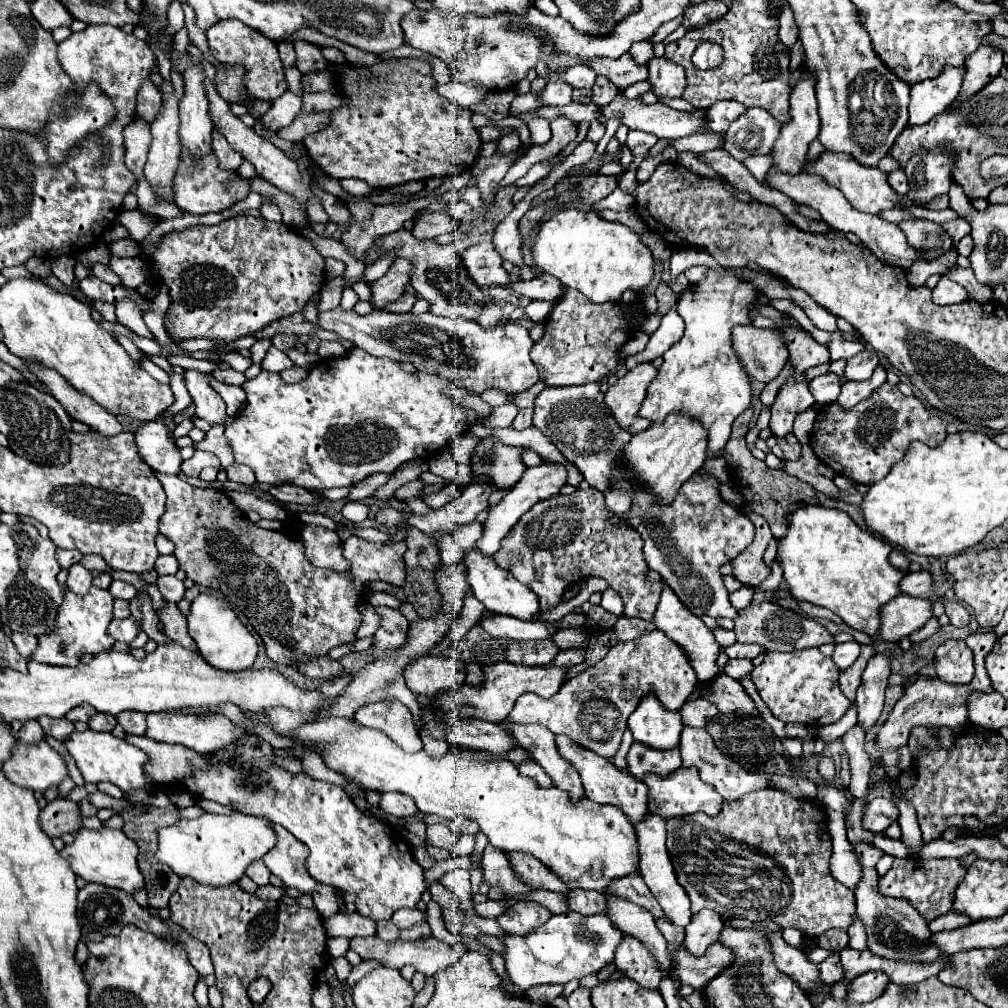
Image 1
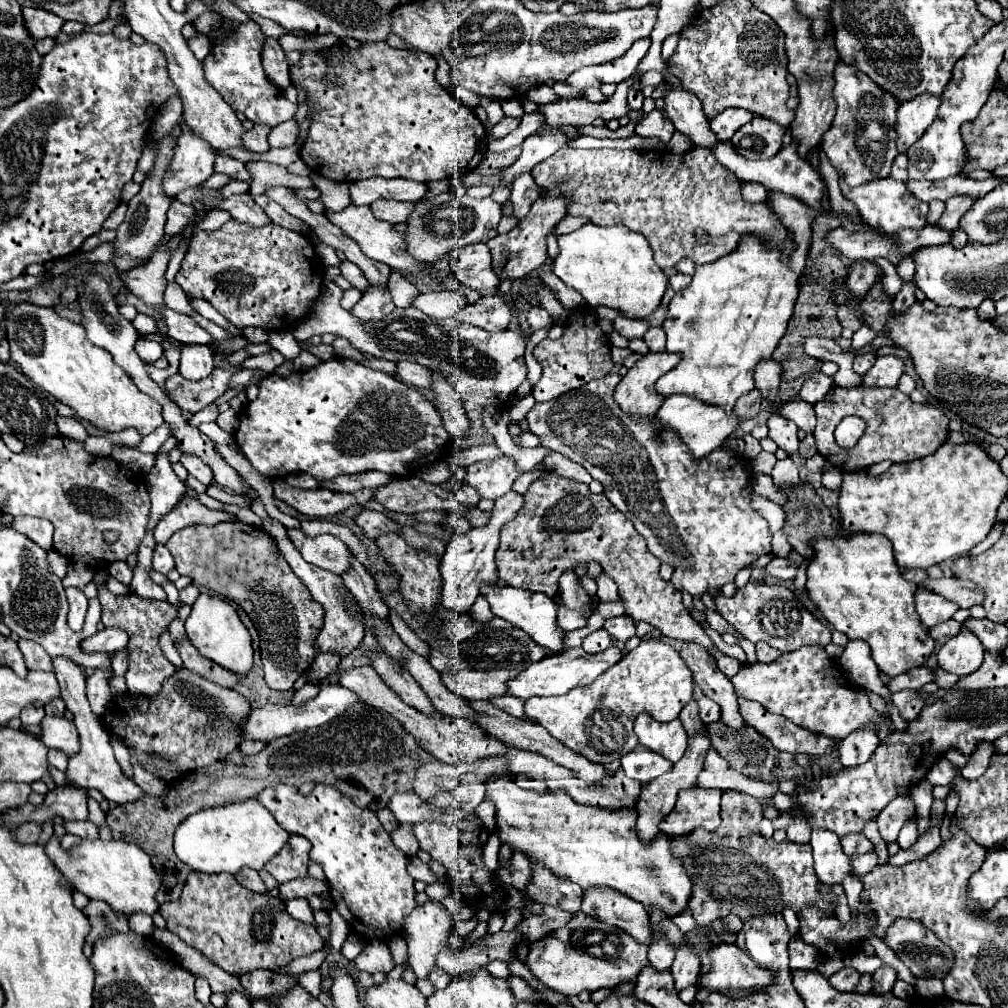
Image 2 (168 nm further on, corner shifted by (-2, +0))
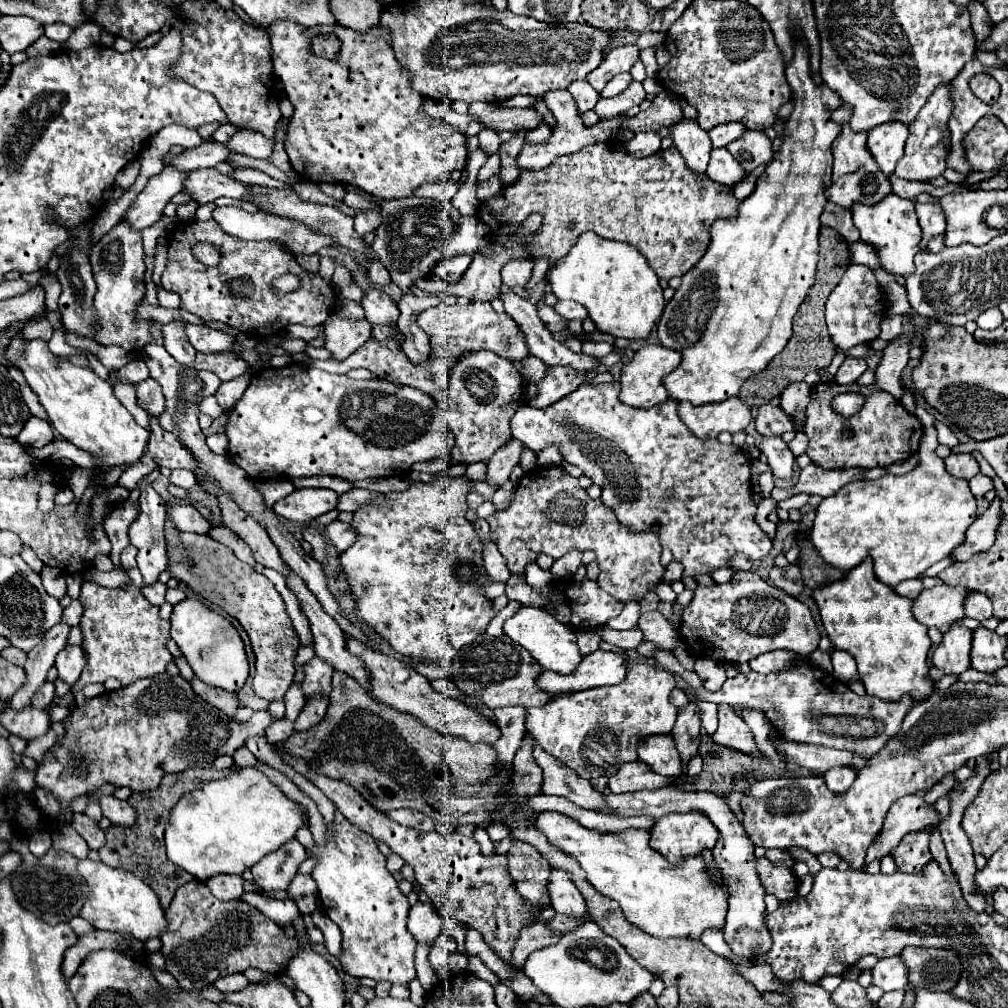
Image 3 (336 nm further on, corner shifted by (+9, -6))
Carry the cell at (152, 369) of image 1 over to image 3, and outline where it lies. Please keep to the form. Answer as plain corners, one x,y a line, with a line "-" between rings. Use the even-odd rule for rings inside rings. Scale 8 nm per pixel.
147,378
137,384
137,404
151,416
157,416
165,408
165,398
159,384
153,378

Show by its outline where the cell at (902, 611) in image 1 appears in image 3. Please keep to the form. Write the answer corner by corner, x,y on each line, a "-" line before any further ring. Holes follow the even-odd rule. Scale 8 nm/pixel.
937,584
931,590
923,590
913,602
913,616
925,624
941,628
943,624
953,624
965,618
965,600
971,594
967,588

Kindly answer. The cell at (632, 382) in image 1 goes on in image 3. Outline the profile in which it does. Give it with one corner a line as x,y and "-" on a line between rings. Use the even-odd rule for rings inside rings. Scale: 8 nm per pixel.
647,344
641,350
635,352
633,360
629,364
623,366
623,374
621,374
621,400
629,406
637,406
637,408
651,408
655,404
661,404
669,398
665,386
663,386
663,378
667,374
671,374
681,362
681,354
669,348
663,348
659,344

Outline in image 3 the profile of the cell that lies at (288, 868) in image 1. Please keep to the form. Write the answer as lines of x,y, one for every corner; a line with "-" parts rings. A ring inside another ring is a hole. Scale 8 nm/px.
289,840
275,852
263,856
259,864
251,866
253,880
265,892
287,890
287,886
297,874
299,864
305,858
307,858
307,850
297,840

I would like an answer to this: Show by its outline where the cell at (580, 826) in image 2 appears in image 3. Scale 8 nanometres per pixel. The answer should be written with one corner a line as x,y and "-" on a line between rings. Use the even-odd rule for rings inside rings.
541,812
537,828
547,840
573,856
587,872
587,880
603,896
619,902
627,920
655,938
701,938
709,928
721,930
727,914
727,888
715,880
699,856
691,856
681,864
671,864
649,846
647,830
623,830
601,834
583,828
575,820
559,812

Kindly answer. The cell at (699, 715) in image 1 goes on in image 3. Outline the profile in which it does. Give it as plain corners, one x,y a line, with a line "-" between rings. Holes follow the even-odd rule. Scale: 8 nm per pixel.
697,702
697,704
699,704
699,710
701,710
703,728
709,736
713,736
715,730
717,730
717,704
713,704
713,702

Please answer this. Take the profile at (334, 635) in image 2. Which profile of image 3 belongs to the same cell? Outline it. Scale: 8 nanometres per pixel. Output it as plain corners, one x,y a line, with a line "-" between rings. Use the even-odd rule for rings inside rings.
313,658
305,666
305,680
301,684
305,700
309,696
313,696
313,694
325,694
327,700
329,700
329,694
331,694
331,674
333,674
333,668
329,664
325,664
319,658

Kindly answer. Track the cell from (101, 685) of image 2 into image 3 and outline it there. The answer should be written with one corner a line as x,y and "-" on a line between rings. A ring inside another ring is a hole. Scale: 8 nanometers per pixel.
91,582
81,584
81,596
79,602
83,604
83,616
81,616
81,634
83,634
83,652
87,652
87,664
81,672
79,682
71,688
73,694
77,694
85,684
105,682
107,678
117,678
123,686
129,686
141,678
151,678
155,674
163,674
165,666
173,660
169,654
165,642
169,640
169,620
159,618
159,606
153,606
143,594
141,588
137,588
133,582
121,588
103,588

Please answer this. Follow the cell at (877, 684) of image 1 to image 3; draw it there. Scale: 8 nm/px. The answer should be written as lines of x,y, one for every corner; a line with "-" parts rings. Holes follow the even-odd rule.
839,766
839,768
831,768
825,772
825,784
829,790
833,790
835,794
843,794
847,788
851,788
851,784
855,782
855,770
849,766

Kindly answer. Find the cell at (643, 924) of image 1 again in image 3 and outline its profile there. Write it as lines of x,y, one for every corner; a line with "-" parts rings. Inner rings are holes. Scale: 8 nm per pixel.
551,868
551,876
547,878
547,890
551,896
551,908
559,914
567,914
571,918
589,922
589,912
583,896
567,876
567,872

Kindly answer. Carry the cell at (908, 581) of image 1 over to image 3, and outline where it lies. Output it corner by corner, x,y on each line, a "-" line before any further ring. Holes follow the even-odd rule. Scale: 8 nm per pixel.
971,592
967,602
965,602
965,612
969,618
975,620
987,620
993,616
993,608
991,608
991,600
979,592

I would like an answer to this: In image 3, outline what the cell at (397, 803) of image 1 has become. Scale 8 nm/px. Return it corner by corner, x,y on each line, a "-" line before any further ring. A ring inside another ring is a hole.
401,808
401,810
391,810
389,816
403,824
403,826
409,826
409,828
415,828
415,830
421,830
421,832
431,832
435,830
435,820
421,814
421,812
415,812
415,810
409,810
409,808

